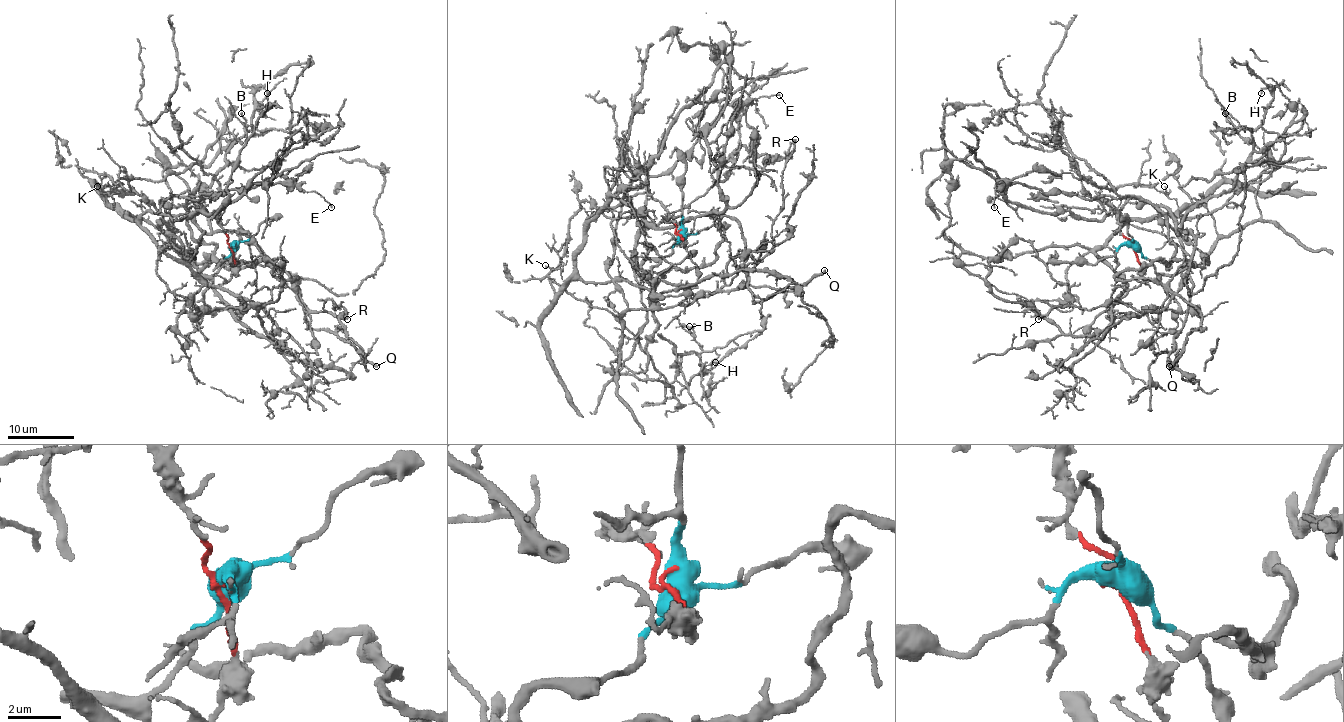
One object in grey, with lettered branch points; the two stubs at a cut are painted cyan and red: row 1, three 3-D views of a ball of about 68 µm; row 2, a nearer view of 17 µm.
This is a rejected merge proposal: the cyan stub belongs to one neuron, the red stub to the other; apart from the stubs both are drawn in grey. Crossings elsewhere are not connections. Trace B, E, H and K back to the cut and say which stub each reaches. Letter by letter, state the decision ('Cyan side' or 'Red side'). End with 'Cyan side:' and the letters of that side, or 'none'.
B: Red side
E: Cyan side
H: Red side
K: Cyan side
Cyan side: E, K

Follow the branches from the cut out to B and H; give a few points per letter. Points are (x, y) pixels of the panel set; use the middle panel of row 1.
B: (679, 234), (670, 221), (638, 232), (637, 271), (657, 279), (657, 331), (677, 353), (699, 353), (689, 326)
H: (679, 234), (670, 221), (638, 232), (637, 271), (657, 279), (657, 331), (702, 373), (715, 361)

